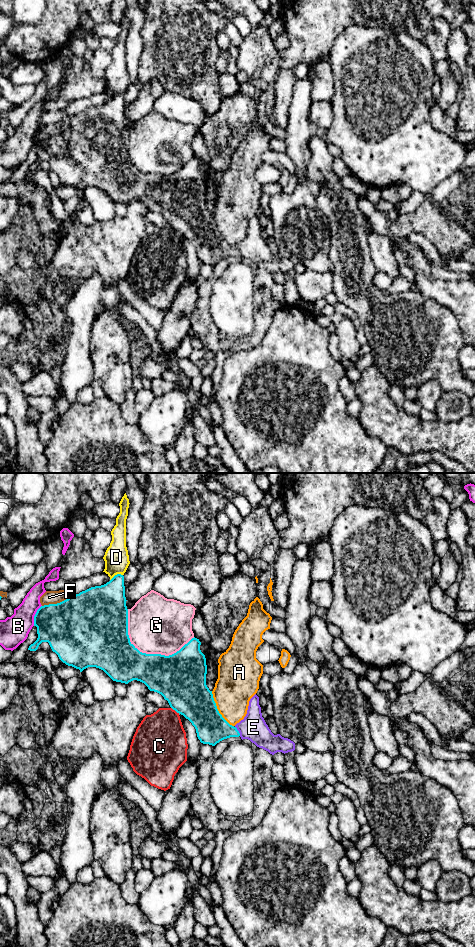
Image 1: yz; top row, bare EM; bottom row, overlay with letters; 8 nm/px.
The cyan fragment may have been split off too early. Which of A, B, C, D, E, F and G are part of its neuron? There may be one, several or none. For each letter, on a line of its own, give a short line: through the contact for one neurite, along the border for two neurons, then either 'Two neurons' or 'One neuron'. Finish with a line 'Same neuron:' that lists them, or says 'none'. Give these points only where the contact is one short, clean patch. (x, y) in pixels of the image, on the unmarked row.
A: Two neurons
B: Two neurons
C: Two neurons
D: Two neurons
E: Line: yz (211, 248), (238, 251), (253, 247). One neuron
F: Two neurons
G: Two neurons
Same neuron: E

